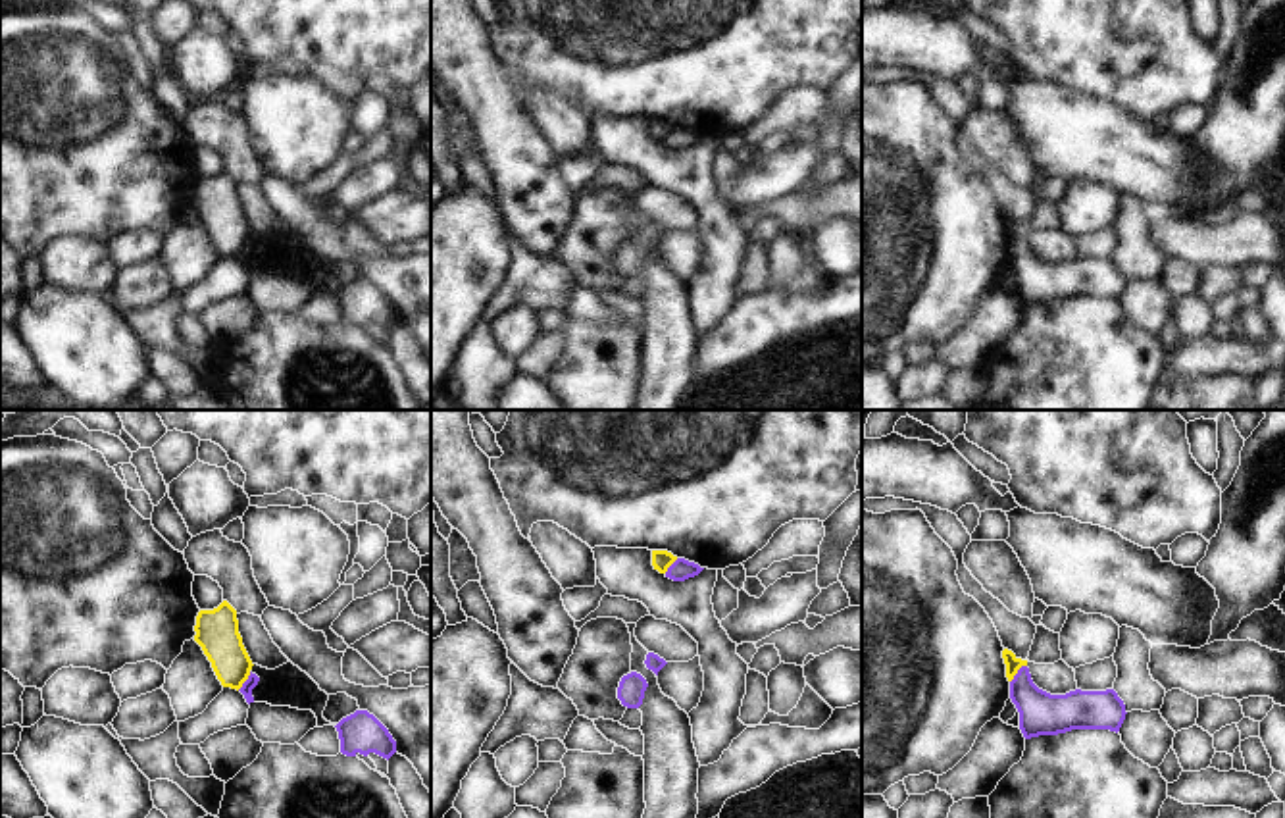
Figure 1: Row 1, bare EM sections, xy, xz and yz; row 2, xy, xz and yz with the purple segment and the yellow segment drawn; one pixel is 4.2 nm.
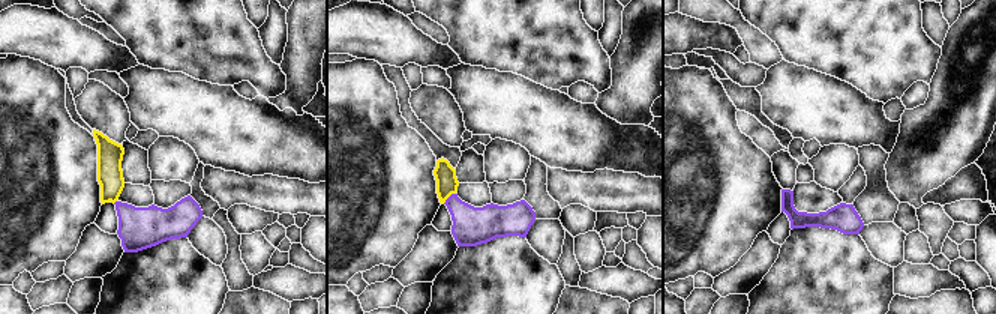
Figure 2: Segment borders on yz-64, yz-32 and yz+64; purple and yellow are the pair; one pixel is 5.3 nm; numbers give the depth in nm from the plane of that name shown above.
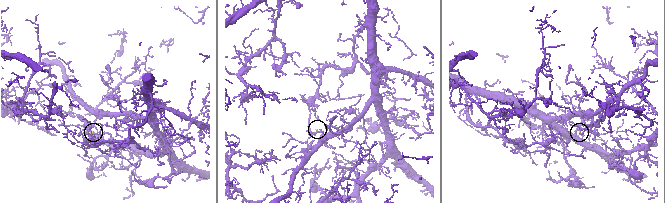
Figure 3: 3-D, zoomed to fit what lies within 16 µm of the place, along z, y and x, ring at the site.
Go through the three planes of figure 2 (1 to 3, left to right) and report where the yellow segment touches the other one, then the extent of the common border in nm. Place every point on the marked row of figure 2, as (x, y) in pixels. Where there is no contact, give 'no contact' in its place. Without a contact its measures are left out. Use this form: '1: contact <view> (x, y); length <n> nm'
1: no contact
2: contact yz-32 (449, 197); length 90 nm
3: no contact

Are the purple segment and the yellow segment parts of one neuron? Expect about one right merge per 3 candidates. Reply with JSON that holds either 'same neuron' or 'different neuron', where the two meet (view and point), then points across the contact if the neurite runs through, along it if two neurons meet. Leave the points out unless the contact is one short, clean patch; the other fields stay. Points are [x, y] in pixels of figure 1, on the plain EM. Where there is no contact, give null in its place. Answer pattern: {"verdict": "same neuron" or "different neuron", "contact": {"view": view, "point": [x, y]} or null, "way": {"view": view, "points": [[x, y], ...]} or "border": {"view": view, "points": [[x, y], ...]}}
{"verdict": "different neuron", "contact": {"view": "yz", "point": [1018, 241]}, "border": {"view": "yz", "points": [[1026, 233], [1010, 251]]}}

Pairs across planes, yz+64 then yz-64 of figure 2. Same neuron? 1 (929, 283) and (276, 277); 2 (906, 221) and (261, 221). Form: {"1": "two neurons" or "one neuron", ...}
{"1": "one neuron", "2": "one neuron"}

